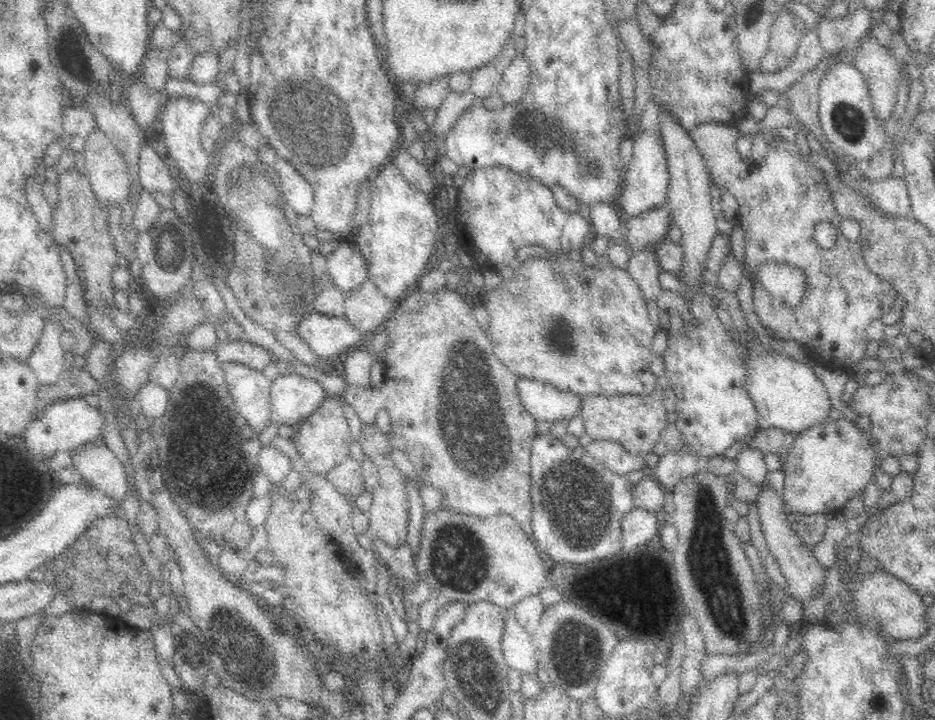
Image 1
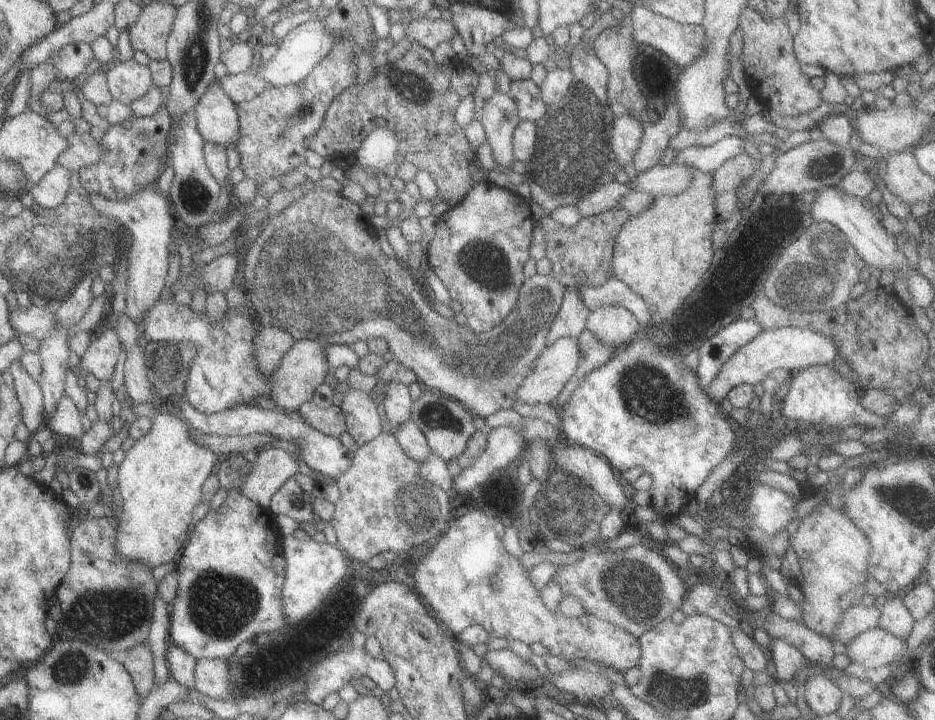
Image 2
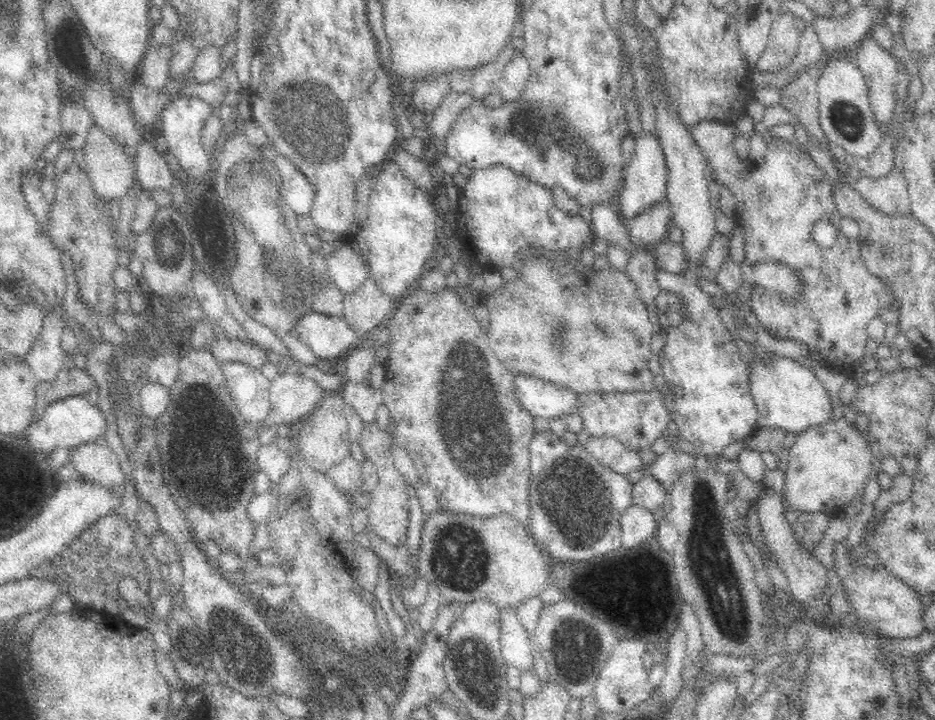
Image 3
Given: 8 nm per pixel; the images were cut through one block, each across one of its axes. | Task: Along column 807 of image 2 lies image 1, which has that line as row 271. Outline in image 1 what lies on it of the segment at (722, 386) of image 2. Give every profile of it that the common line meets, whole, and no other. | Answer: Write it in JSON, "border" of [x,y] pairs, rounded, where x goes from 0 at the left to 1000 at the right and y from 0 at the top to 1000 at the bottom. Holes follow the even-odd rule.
{"border":[[[374,332],[366,333],[350,356],[350,374],[356,393],[370,408],[393,388],[394,368]]]}

